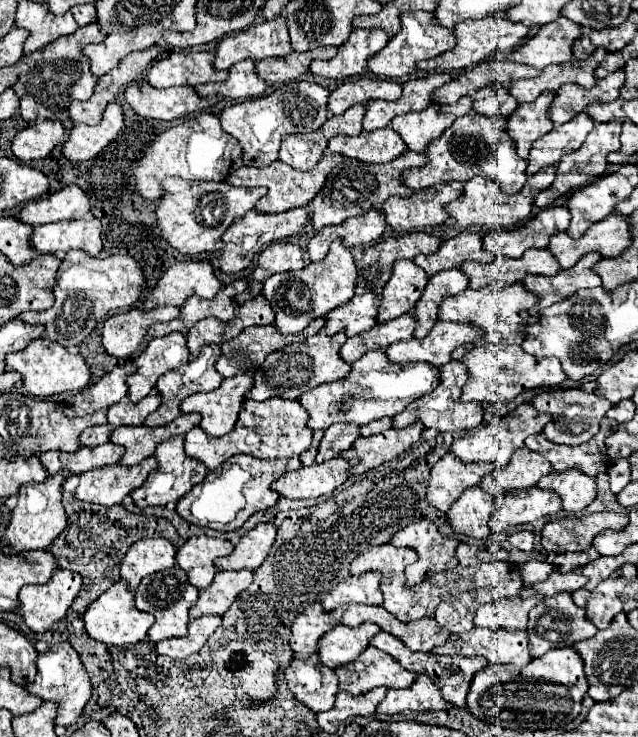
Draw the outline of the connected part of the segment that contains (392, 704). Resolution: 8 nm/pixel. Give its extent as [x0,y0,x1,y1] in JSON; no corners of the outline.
[376,674,452,714]

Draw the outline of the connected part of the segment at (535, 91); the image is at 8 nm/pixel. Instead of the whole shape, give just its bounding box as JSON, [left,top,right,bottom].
[510,80,542,104]

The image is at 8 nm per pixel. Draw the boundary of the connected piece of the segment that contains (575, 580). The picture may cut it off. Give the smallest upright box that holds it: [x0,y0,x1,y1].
[538,570,588,596]

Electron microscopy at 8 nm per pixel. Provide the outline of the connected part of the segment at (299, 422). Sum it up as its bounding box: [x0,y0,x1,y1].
[186,398,312,470]

